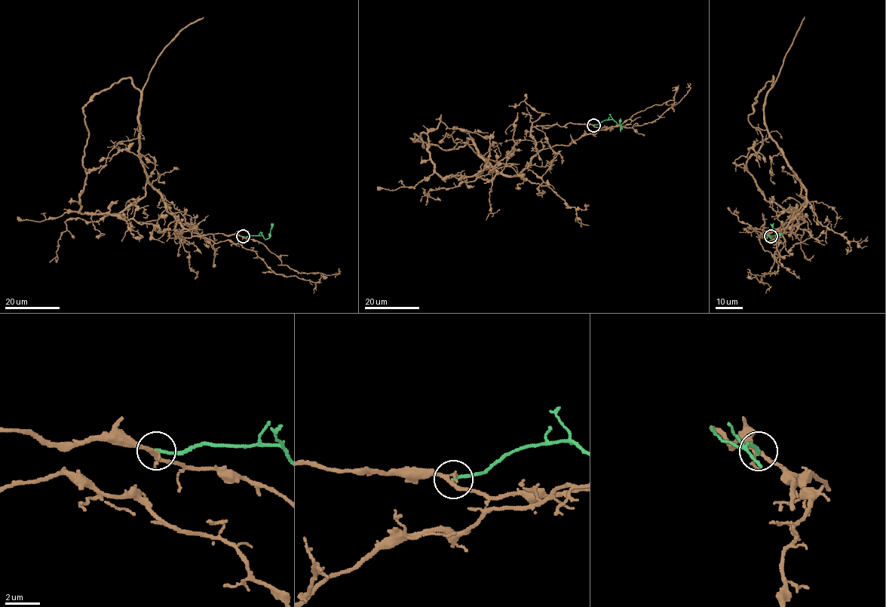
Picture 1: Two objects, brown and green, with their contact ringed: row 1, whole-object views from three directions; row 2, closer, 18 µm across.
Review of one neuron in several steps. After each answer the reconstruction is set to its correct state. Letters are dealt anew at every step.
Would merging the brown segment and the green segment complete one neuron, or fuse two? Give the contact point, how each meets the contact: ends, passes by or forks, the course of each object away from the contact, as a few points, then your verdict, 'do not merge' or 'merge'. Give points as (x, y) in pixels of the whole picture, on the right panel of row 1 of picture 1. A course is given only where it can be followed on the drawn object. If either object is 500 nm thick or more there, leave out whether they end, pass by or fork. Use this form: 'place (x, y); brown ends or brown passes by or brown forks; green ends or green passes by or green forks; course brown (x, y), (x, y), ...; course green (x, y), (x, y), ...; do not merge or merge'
place (771, 236); brown forks; green ends; course brown (771, 236), (759, 236), (806, 198), (801, 182), (798, 214), (767, 201), (735, 160), (751, 148), (764, 161); course green (771, 236), (775, 238), (775, 232), (771, 223); do not merge

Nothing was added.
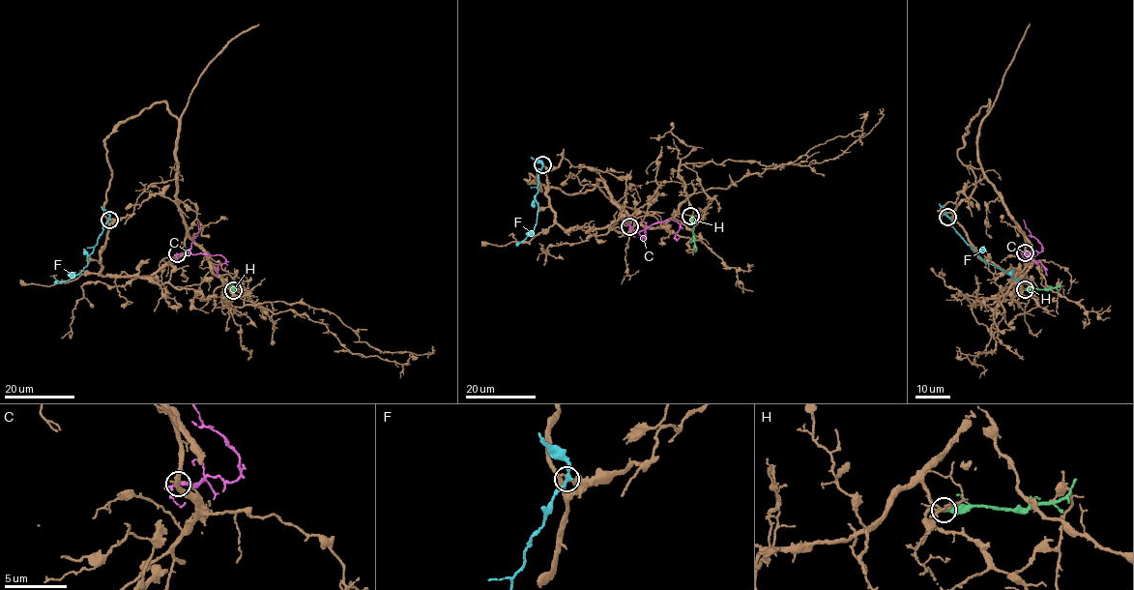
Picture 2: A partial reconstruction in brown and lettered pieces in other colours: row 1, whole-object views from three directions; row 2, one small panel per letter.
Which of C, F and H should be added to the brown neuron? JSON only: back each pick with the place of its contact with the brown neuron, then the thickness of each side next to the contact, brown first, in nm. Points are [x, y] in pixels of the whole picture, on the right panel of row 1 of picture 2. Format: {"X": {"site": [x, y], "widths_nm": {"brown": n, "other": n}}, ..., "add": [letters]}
{"add": []}

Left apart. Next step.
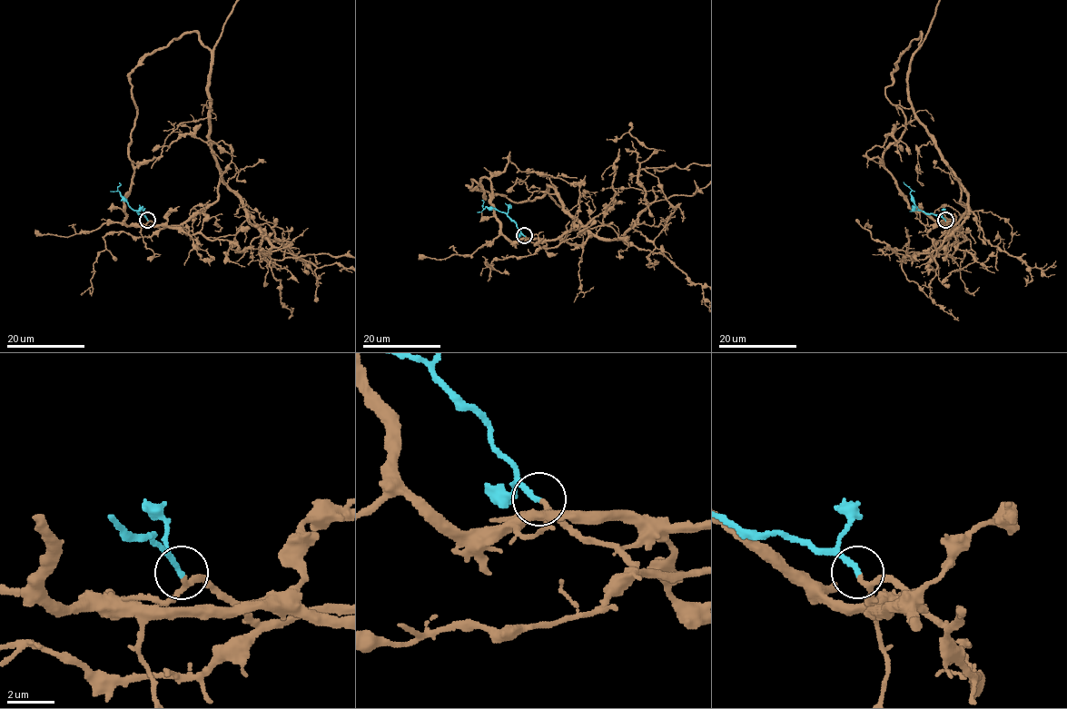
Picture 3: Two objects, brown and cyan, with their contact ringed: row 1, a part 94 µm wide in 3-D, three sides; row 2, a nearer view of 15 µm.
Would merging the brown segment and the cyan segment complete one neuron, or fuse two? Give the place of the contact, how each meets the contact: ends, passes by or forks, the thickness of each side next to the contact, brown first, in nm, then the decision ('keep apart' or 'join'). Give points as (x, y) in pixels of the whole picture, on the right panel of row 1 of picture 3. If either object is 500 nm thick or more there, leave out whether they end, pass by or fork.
place (945, 220); brown passes by; cyan ends; calibres 170 and 240 nm; join

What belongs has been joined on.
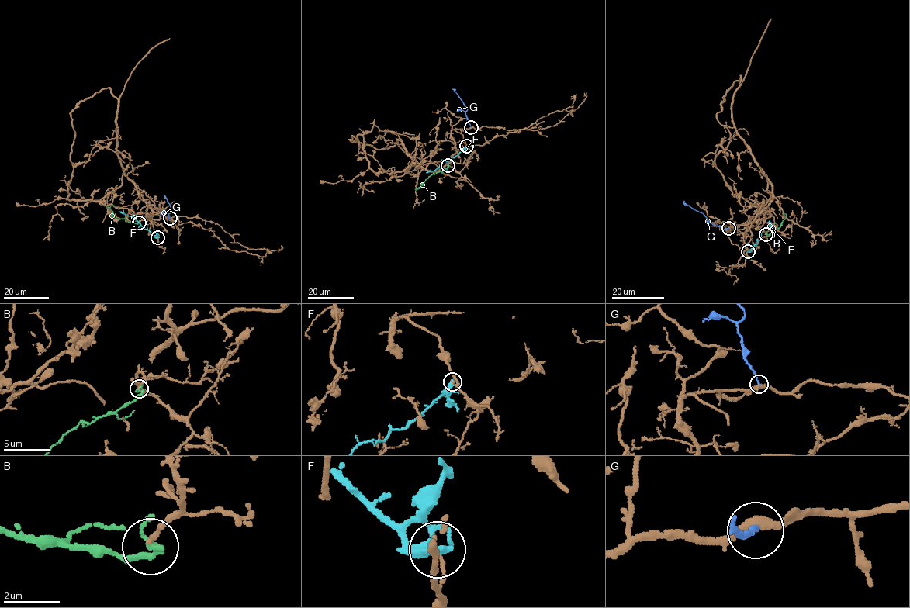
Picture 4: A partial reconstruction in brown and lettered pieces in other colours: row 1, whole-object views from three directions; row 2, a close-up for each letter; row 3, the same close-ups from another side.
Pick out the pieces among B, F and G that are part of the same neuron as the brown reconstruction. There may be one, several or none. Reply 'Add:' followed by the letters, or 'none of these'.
Add: B

